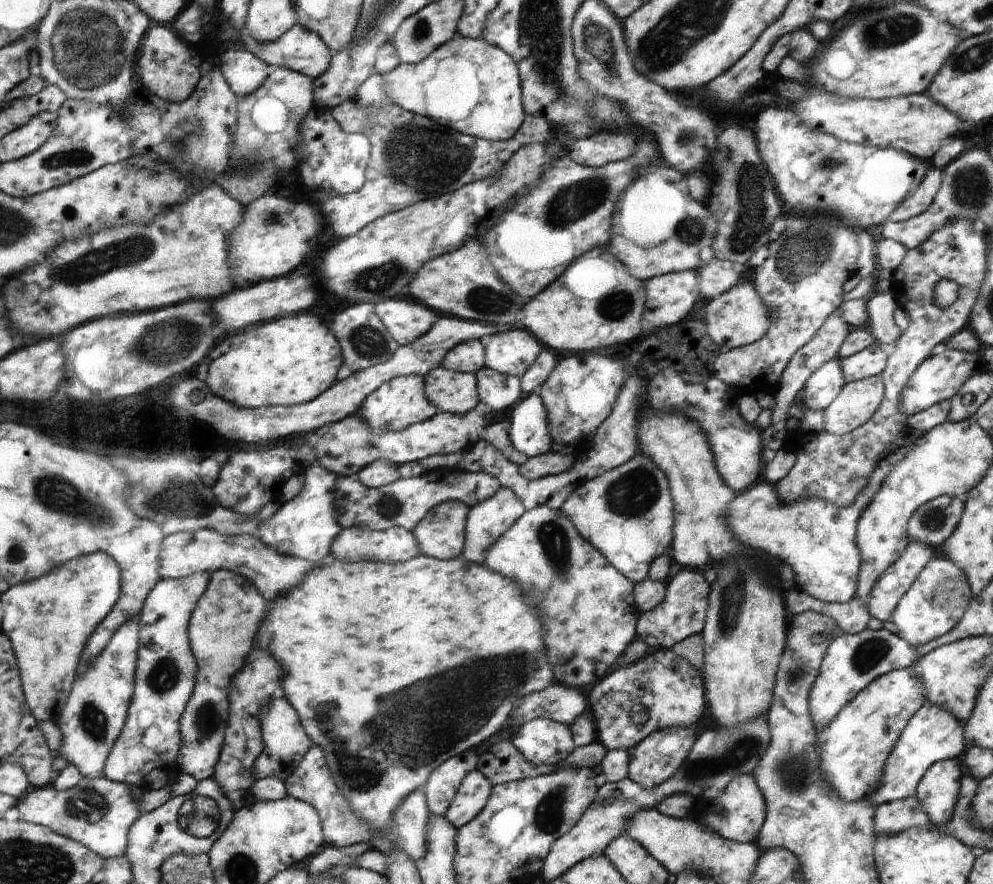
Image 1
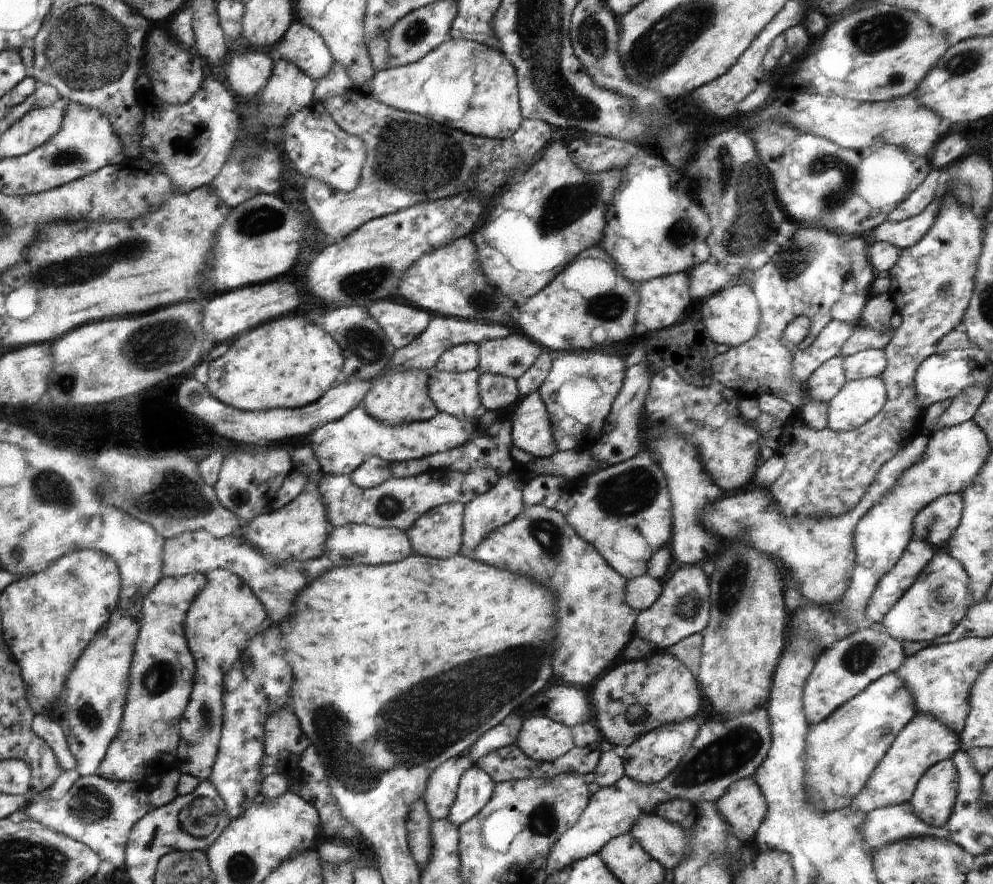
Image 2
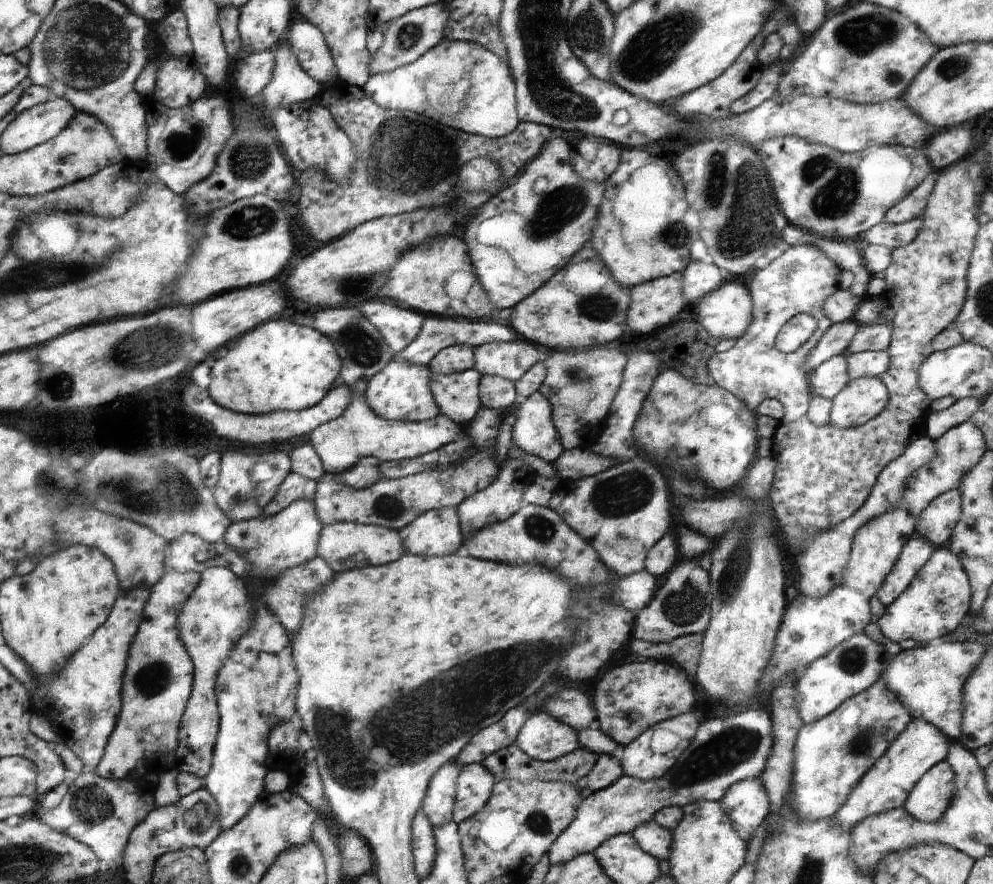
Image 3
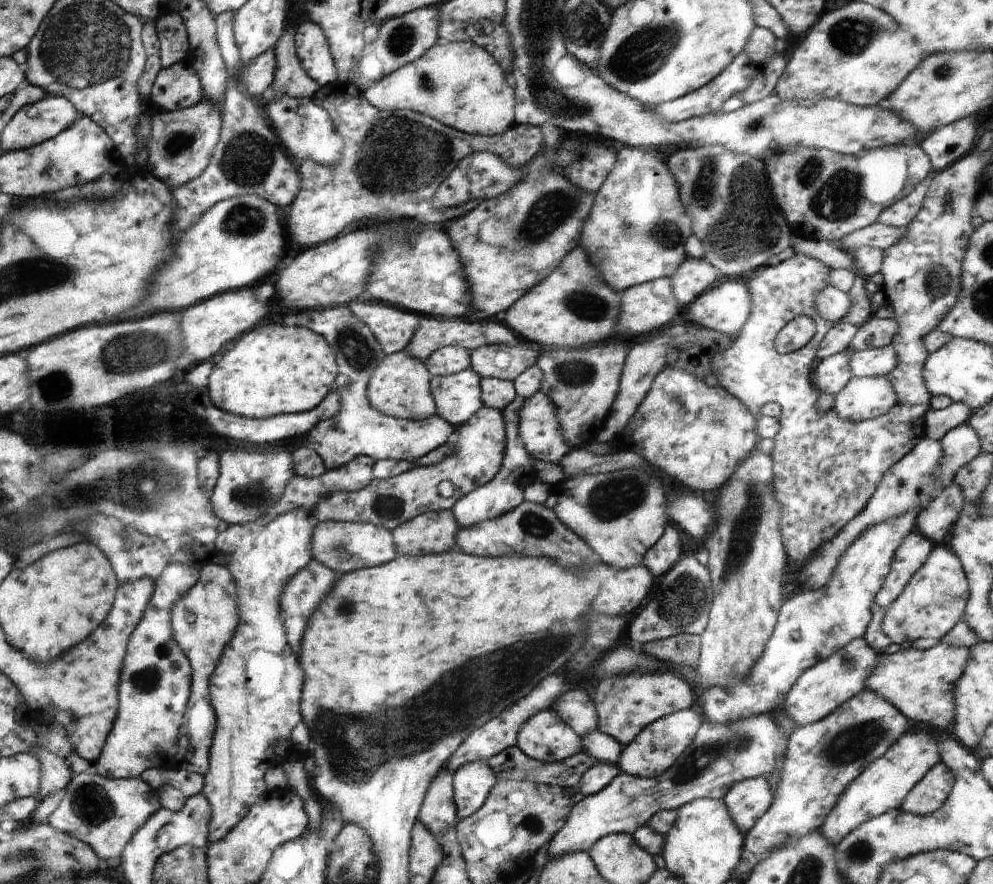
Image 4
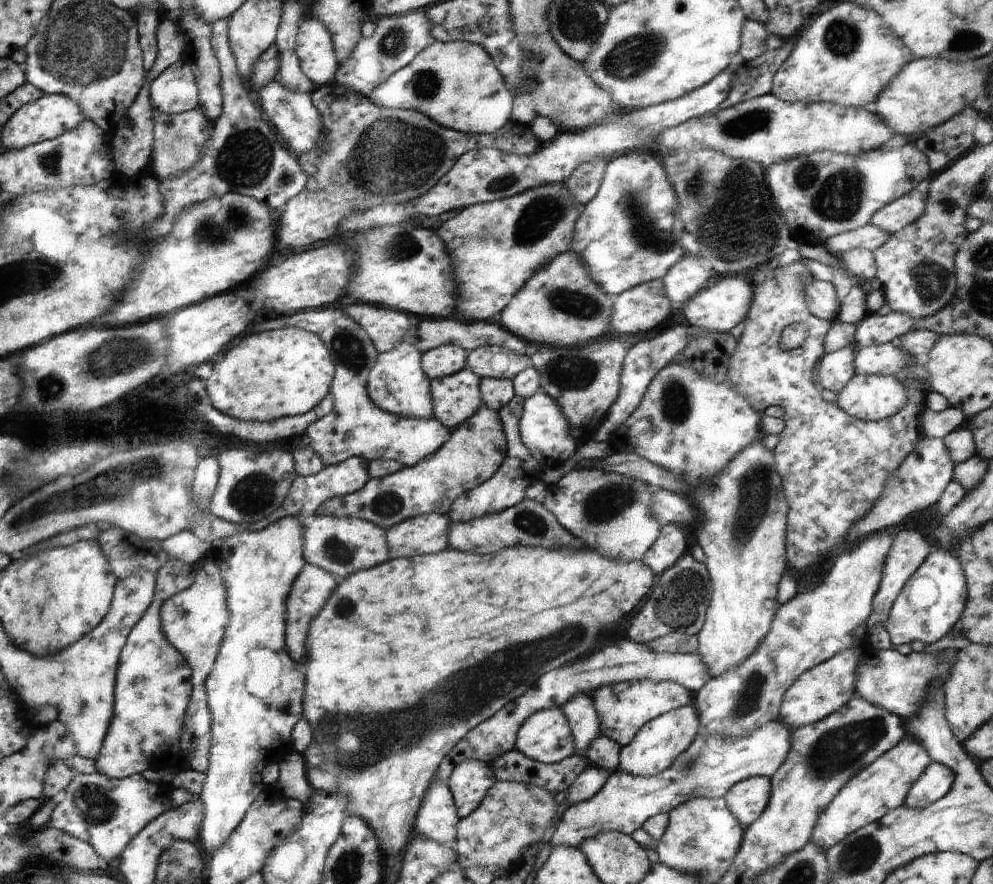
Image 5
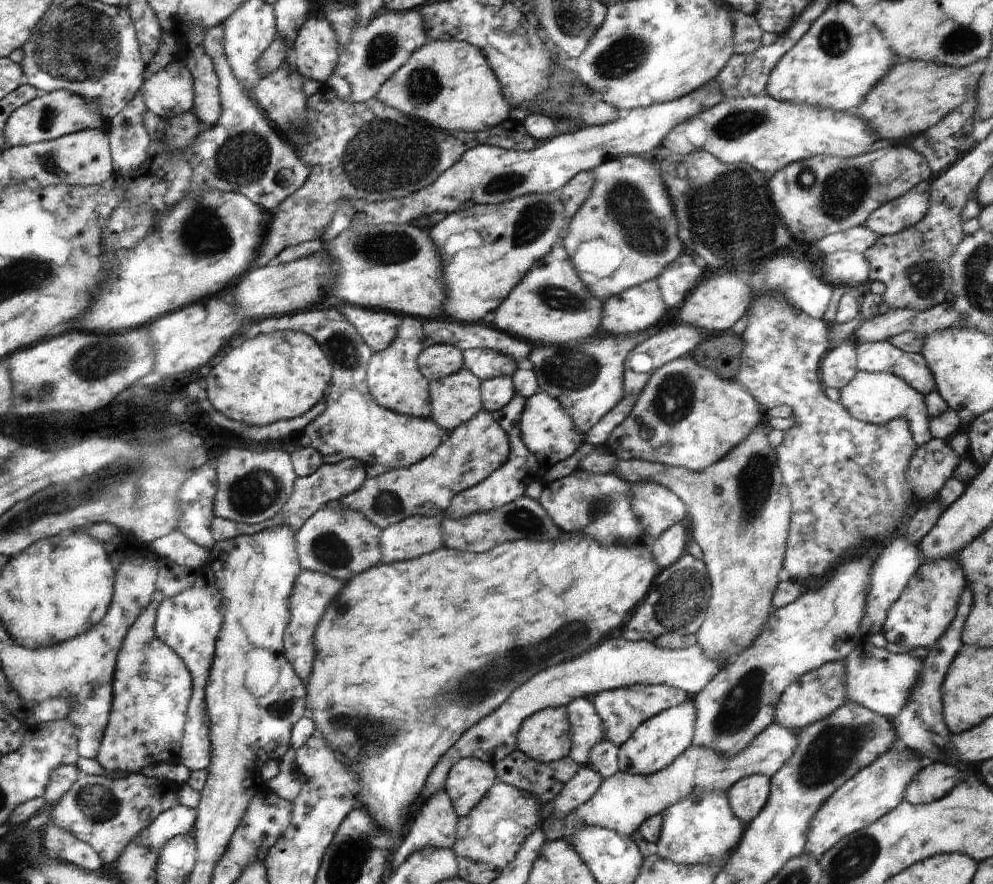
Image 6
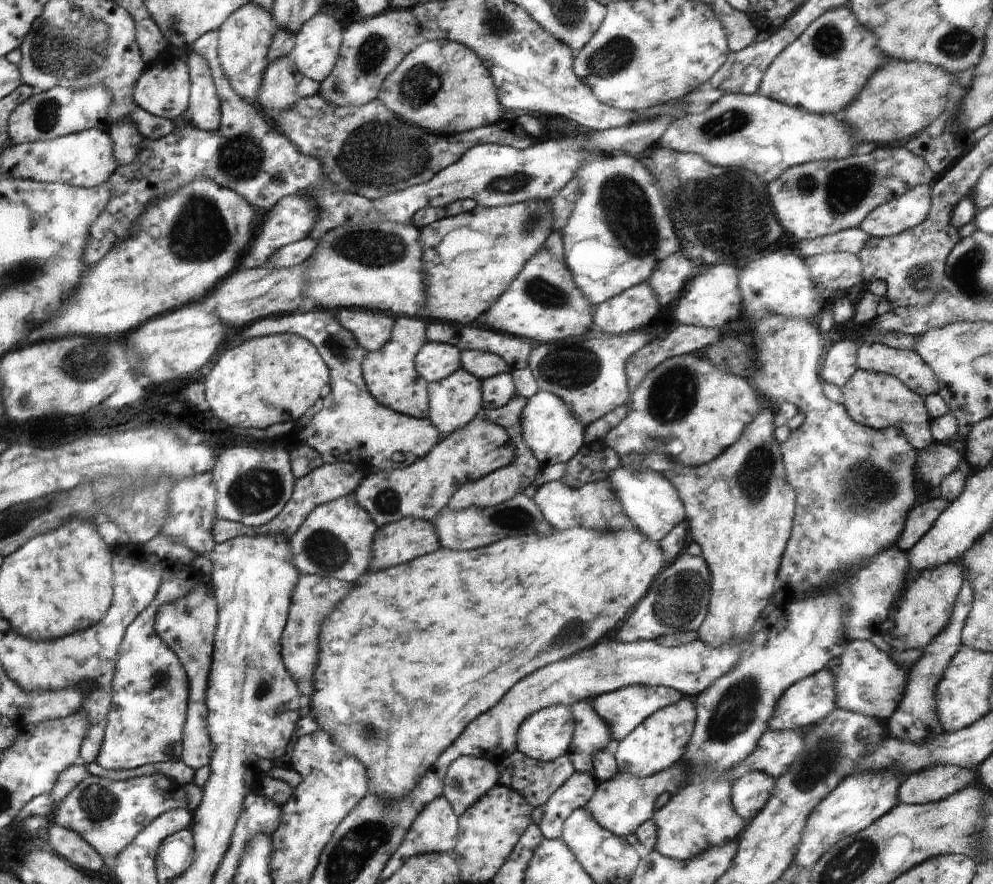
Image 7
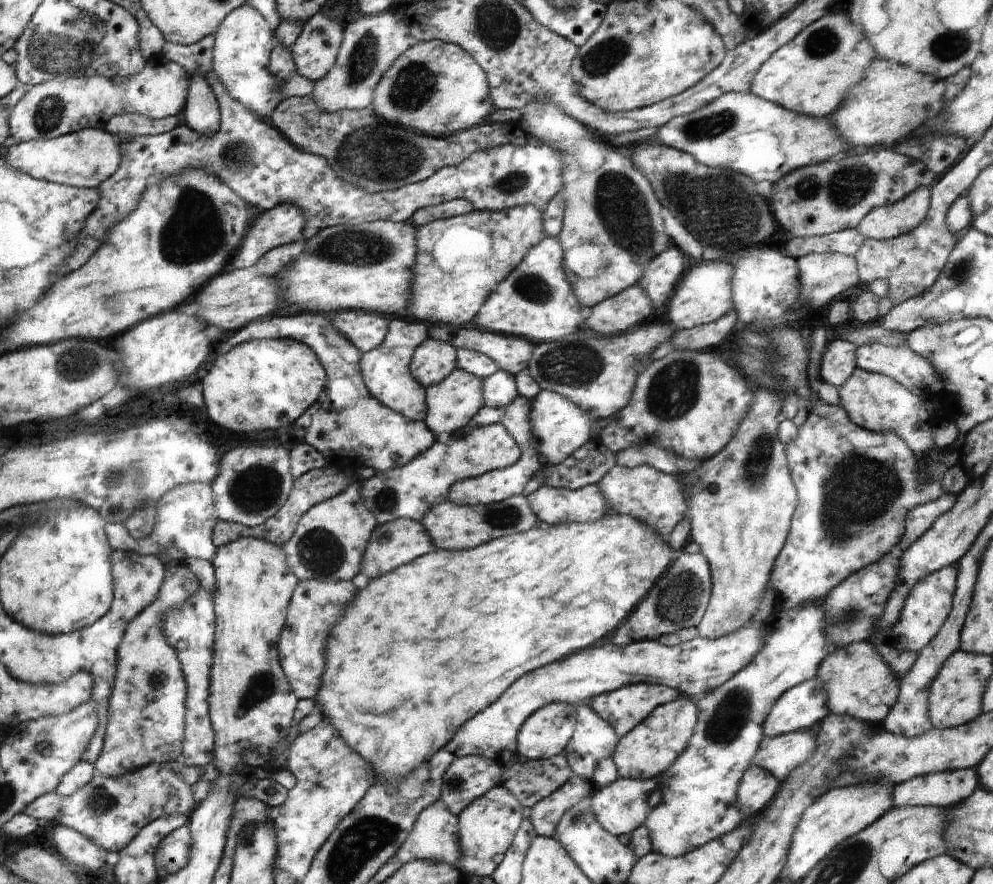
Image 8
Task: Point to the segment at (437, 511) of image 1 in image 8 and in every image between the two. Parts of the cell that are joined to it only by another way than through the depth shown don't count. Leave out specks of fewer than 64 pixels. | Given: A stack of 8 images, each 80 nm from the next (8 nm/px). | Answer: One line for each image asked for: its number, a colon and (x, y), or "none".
2: (439, 534)
3: (436, 533)
4: (431, 532)
5: (426, 534)
6: (415, 536)
7: (399, 542)
8: (398, 542)

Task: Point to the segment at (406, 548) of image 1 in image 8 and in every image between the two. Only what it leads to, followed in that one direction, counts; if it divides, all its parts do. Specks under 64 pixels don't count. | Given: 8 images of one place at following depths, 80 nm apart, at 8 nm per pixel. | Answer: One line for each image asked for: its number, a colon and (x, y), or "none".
2: (356, 544)
3: (345, 546)
4: (345, 547)
5: (342, 546)
6: (340, 542)
7: (335, 540)
8: (330, 539)

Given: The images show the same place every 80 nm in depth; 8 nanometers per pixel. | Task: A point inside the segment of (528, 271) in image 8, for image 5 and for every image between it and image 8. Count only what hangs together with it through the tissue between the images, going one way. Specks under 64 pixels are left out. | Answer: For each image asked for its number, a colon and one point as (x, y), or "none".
5: (560, 305)
6: (550, 305)
7: (542, 304)

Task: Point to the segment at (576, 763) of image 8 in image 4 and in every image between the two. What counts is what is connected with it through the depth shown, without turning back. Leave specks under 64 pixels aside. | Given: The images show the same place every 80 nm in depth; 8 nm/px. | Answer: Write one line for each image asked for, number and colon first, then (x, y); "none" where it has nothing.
4: (575, 708)
5: (583, 720)
6: (587, 729)
7: (591, 734)

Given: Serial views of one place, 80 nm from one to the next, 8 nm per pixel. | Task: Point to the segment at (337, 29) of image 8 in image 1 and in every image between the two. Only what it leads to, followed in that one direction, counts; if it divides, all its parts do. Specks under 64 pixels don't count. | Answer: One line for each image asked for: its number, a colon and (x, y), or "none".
1: (303, 51)
2: (302, 46)
3: (310, 48)
4: (312, 46)
5: (315, 51)
6: (317, 50)
7: (318, 44)

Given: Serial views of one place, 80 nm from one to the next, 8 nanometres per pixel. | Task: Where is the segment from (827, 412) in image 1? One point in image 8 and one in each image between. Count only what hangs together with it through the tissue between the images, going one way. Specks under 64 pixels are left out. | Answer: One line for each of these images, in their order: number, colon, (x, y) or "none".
2: (858, 402)
3: (862, 400)
4: (862, 398)
5: (868, 397)
6: (876, 398)
7: (878, 400)
8: (874, 401)

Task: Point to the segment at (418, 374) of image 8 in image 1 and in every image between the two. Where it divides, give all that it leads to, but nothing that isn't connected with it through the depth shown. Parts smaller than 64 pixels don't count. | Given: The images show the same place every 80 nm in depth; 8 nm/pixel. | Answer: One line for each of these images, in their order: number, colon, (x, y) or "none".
1: (468, 357)
2: (462, 358)
3: (456, 359)
4: (451, 359)
5: (446, 360)
6: (439, 360)
7: (438, 360)

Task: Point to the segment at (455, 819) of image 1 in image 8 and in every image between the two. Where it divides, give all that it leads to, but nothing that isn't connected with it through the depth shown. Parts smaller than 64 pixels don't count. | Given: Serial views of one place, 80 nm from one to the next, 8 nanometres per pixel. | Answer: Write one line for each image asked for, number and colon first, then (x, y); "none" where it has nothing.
2: (476, 788)
3: (474, 786)
4: (472, 782)
5: (471, 779)
6: (468, 781)
7: (469, 778)
8: (469, 777)

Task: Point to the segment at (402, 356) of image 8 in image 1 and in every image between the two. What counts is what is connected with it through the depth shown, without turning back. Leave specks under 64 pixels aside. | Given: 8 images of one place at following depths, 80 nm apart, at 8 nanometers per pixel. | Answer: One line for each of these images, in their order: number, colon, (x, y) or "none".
1: (401, 402)
2: (397, 396)
3: (403, 390)
4: (401, 386)
5: (398, 384)
6: (396, 383)
7: (390, 373)

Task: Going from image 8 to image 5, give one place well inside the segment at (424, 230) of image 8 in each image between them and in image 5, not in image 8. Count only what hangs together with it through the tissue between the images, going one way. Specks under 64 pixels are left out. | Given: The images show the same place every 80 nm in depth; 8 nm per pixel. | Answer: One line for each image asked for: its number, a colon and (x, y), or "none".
5: (493, 264)
6: (490, 248)
7: (471, 258)

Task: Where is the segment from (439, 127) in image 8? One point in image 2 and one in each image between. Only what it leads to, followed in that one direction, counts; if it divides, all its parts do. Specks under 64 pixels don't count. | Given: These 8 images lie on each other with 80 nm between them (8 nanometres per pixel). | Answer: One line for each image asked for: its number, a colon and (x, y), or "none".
2: (482, 75)
3: (487, 106)
4: (458, 83)
5: (456, 83)
6: (449, 84)
7: (442, 86)

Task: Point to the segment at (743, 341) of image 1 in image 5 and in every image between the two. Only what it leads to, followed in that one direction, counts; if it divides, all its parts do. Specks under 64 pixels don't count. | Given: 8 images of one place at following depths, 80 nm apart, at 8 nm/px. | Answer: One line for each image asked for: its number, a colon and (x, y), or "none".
2: (731, 316)
3: (726, 313)
4: (725, 309)
5: (719, 308)

